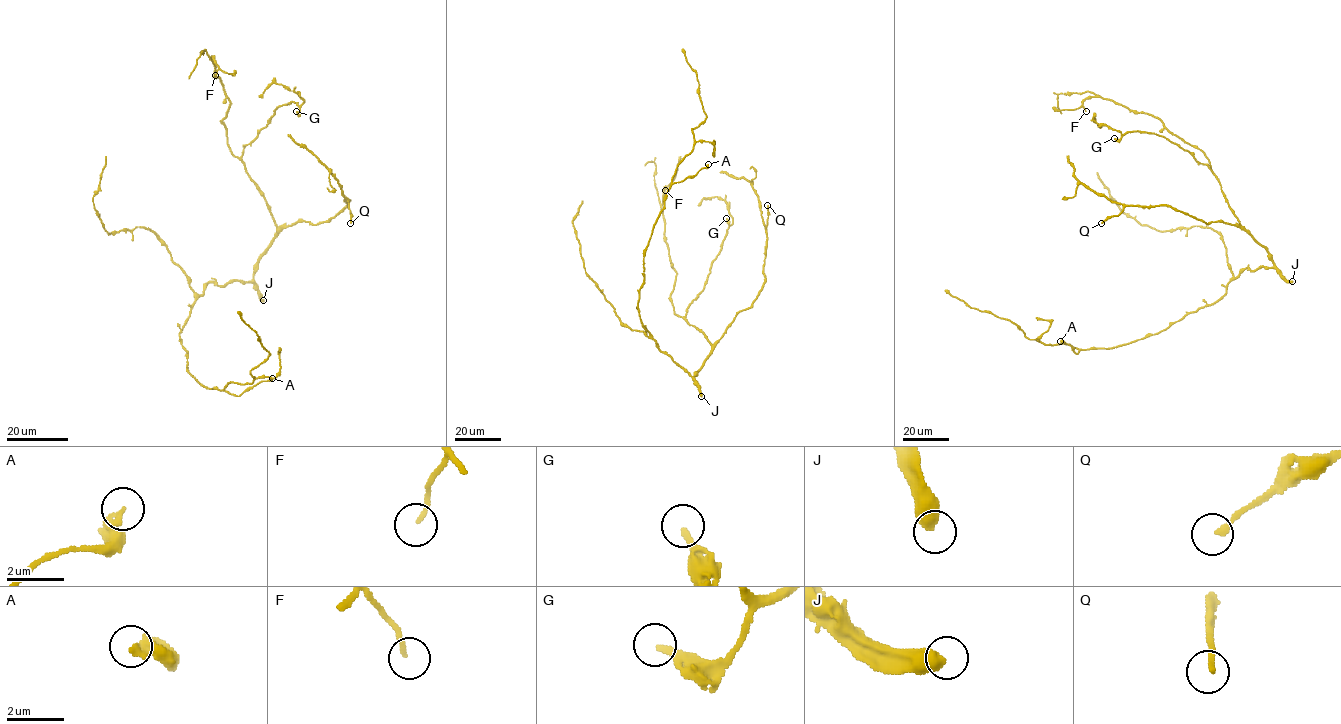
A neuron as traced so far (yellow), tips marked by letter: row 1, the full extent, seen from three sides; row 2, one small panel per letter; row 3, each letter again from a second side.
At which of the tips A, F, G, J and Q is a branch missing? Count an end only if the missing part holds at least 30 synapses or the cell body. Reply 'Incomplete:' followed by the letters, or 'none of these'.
Incomplete: none of these

